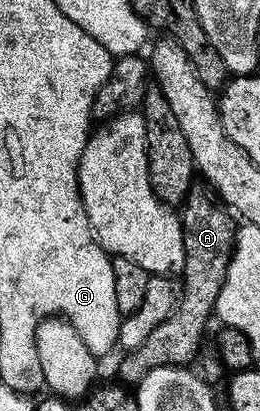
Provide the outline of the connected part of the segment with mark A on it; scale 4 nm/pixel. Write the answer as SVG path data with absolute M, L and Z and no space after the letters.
M200 185L189 189L189 198L180 212L183 229L183 265L179 272L179 298L173 312L151 330L143 345L130 350L121 363L120 382L125 385L137 385L147 373L159 366L184 367L192 364L202 350L201 338L205 335L205 326L209 318L214 318L219 301L219 293L223 289L223 281L227 277L229 258L233 255L235 238L234 216L228 210L217 211L217 207L205 196Z

